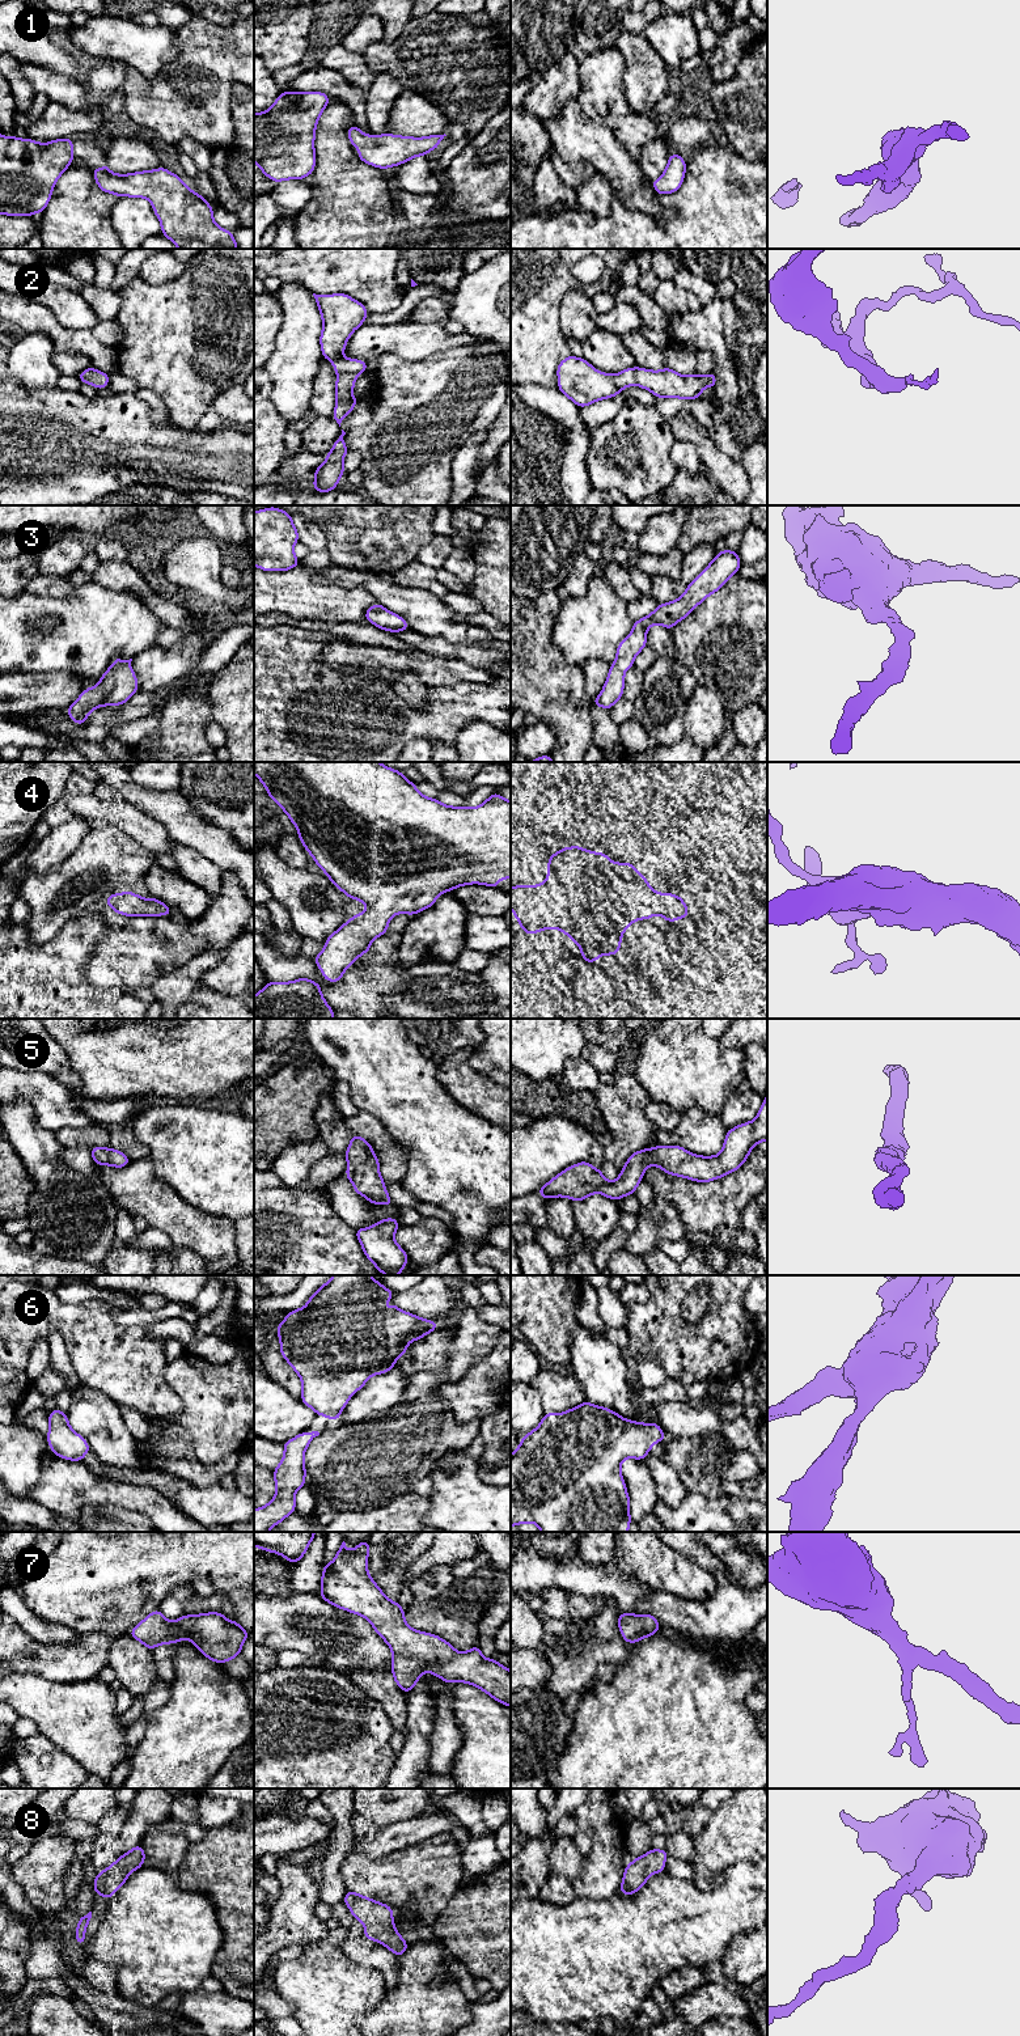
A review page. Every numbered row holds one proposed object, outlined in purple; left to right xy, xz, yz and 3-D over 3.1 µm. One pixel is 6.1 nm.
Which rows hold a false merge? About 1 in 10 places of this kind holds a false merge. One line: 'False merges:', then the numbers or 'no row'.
False merges: no row

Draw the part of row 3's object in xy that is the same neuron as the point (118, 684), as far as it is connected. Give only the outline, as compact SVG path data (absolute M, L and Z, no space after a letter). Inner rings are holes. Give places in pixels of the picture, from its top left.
M118 656L100 678L97 686L85 689L68 707L68 716L82 725L90 711L102 706L124 704L137 690L135 672L130 668L132 659L122 661Z

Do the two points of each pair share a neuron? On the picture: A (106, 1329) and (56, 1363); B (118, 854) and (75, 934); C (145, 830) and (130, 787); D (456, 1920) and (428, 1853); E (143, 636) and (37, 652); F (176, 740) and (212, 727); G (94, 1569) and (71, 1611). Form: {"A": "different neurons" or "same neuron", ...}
{"A": "different neurons", "B": "different neurons", "C": "different neurons", "D": "different neurons", "E": "same neuron", "F": "different neurons", "G": "same neuron"}

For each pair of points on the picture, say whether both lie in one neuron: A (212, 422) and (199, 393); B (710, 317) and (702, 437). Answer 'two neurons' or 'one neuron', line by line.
A: two neurons
B: two neurons

